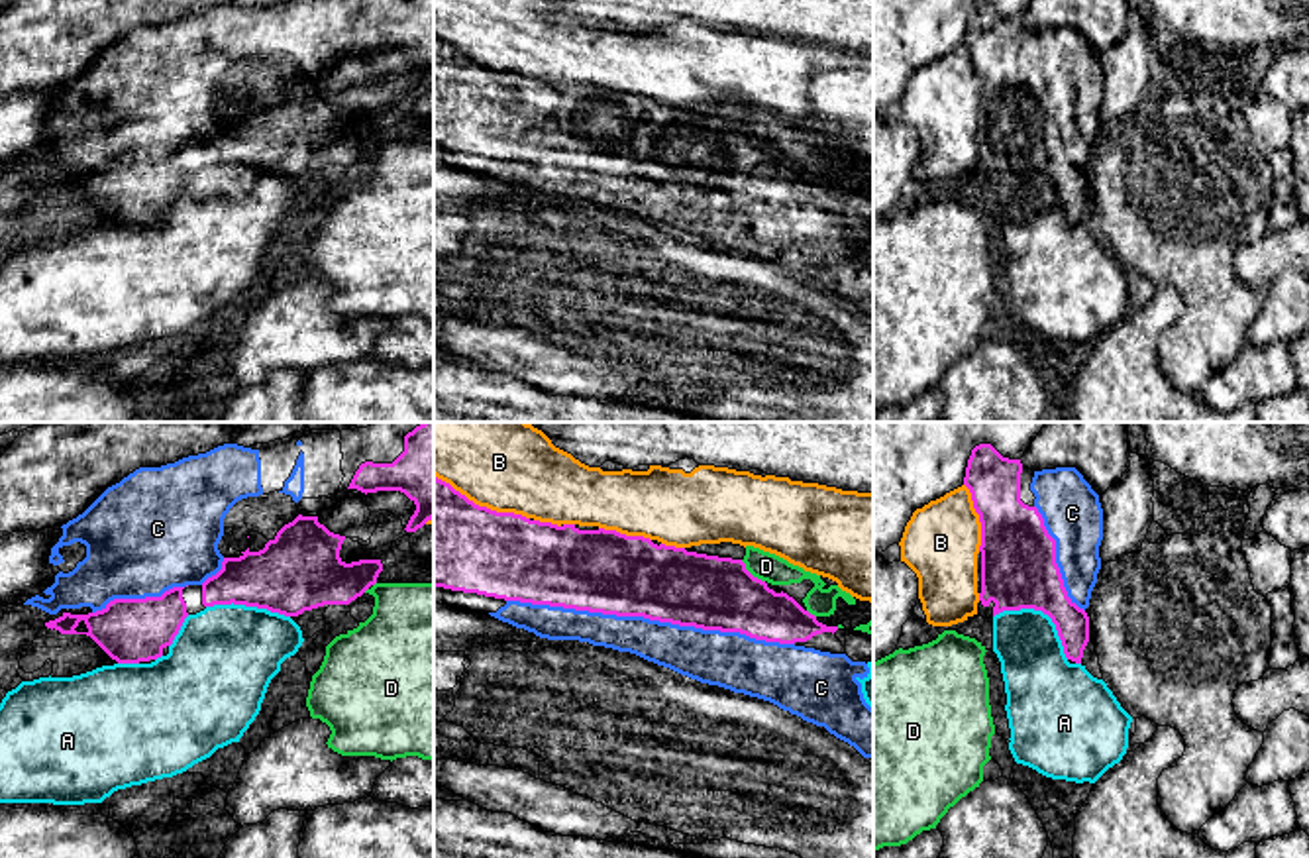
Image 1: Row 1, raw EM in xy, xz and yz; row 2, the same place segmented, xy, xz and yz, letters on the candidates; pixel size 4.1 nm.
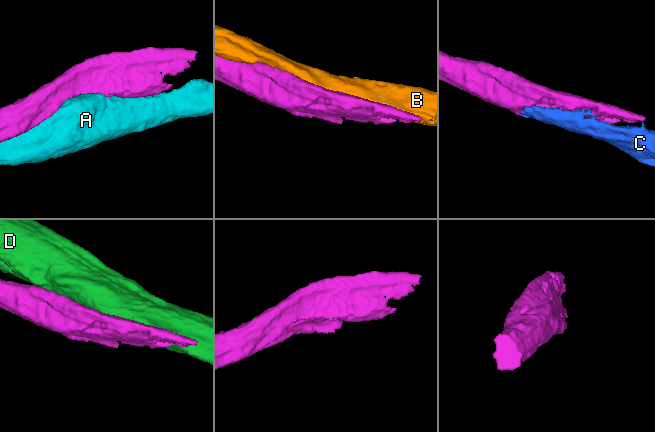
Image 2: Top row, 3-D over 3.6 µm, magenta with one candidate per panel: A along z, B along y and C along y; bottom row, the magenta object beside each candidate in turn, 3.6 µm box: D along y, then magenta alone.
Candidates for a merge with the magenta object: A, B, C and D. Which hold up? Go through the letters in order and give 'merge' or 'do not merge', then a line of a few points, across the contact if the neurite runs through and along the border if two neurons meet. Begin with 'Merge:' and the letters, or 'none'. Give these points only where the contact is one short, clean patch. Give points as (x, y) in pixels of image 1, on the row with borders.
Merge: C
A: do not merge
B: do not merge
C: merge
D: do not merge; line xz (740, 560), (764, 582)

